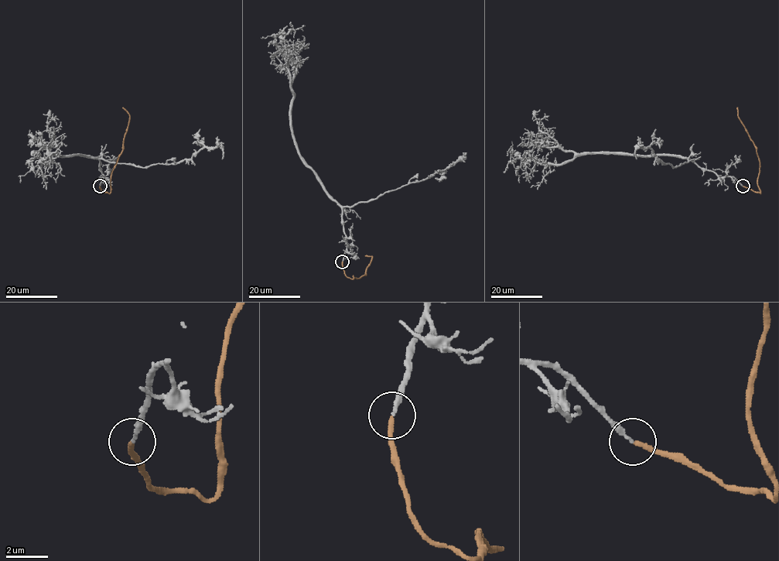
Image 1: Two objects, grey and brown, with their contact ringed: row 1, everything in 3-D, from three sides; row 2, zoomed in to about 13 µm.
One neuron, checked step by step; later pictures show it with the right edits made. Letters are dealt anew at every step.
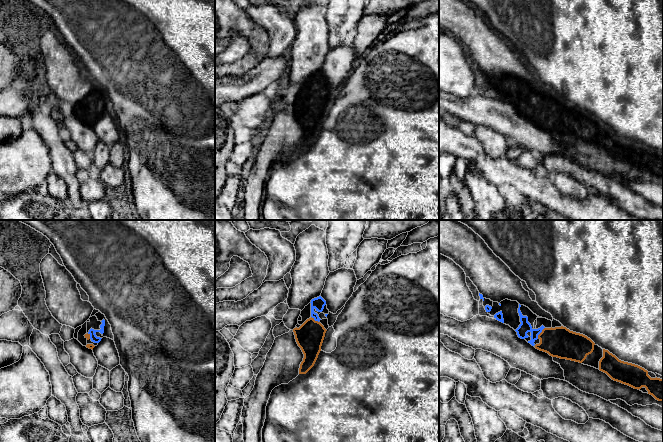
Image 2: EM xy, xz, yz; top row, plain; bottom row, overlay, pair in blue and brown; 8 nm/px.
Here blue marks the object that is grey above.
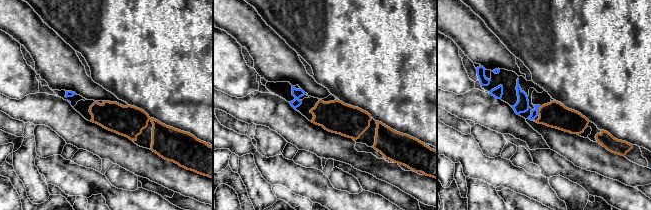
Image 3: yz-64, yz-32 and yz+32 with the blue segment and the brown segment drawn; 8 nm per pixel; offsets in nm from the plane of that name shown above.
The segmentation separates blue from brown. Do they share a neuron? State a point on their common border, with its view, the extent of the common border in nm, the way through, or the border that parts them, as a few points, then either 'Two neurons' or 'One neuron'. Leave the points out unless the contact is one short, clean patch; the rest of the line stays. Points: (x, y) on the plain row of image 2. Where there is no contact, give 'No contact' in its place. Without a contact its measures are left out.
Touches blue at yz (540, 108). Shared border 110 nm. Path across: yz (525, 103), (534, 108), (540, 108), (553, 117), (560, 118). One neuron

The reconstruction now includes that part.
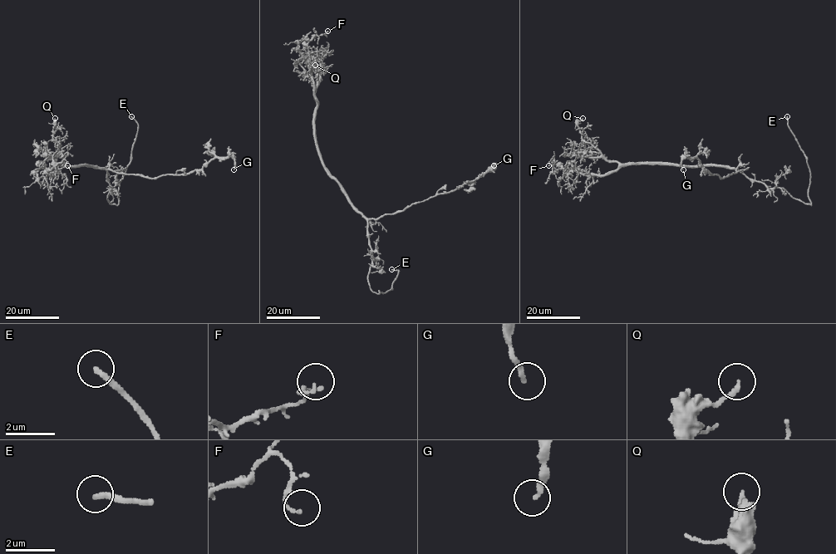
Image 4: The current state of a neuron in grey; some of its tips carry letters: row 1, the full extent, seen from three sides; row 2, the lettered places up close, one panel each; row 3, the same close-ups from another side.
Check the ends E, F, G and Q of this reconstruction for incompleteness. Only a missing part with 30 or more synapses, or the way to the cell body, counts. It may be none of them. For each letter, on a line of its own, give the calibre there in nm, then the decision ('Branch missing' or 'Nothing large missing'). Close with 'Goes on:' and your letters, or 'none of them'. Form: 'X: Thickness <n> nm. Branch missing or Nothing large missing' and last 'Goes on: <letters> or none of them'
E: Thickness 240 nm. Branch missing
F: Thickness 120 nm. Nothing large missing
G: Thickness 200 nm. Nothing large missing
Q: Thickness 160 nm. Nothing large missing
Goes on: E

